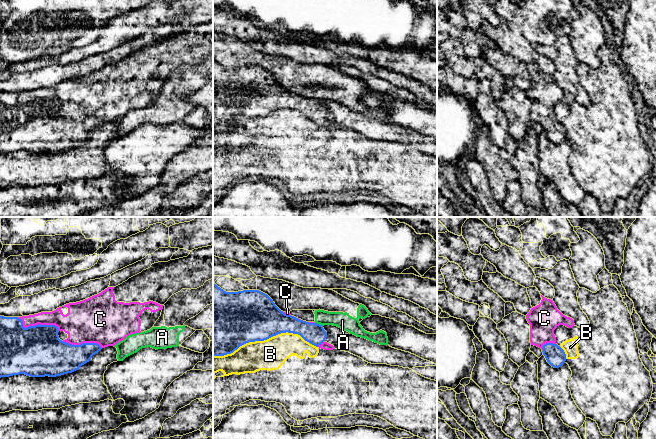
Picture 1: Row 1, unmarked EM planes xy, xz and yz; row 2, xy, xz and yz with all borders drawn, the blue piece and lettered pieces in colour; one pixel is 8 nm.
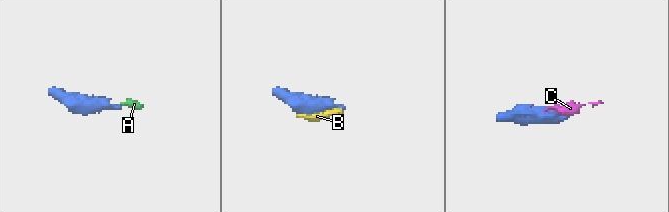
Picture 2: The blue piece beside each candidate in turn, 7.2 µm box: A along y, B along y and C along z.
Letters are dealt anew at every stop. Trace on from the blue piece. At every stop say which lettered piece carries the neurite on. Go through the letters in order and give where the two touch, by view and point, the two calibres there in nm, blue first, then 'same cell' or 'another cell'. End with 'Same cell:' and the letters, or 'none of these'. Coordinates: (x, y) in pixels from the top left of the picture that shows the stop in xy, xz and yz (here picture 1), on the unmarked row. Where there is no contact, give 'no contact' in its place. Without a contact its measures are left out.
A: xz (319, 100) | 170/130 nm | another cell
B: xz (265, 115) | 420/240 nm | another cell
C: xy (37, 101) | 420/150 nm | same cell
Same cell: C

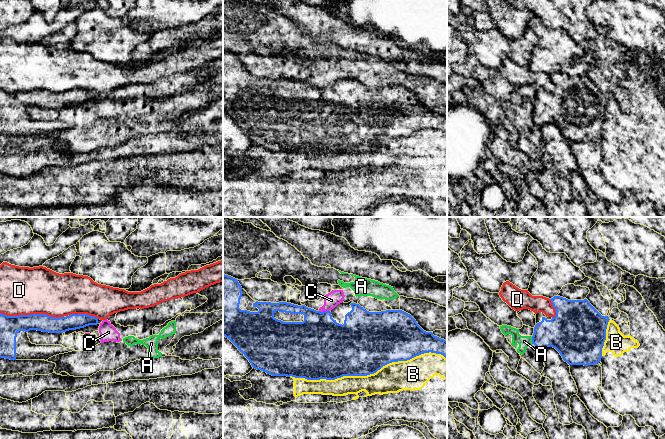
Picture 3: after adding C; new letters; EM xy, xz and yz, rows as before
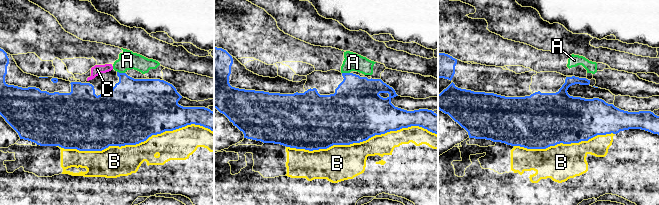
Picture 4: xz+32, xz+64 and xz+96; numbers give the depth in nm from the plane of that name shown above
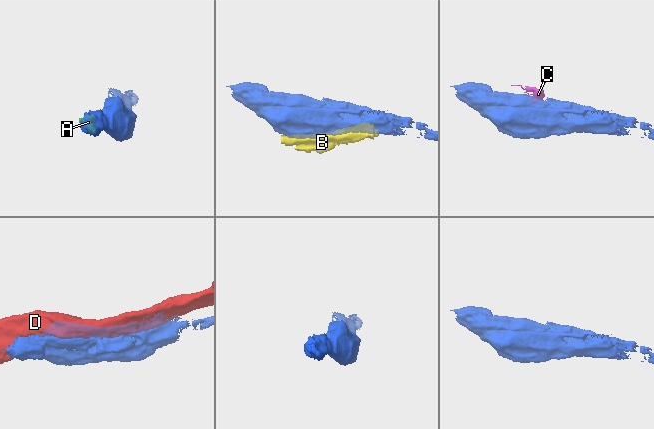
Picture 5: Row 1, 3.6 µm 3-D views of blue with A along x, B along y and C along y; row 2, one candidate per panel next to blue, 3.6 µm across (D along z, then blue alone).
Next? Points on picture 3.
A: yz (532, 116) | 280/100 nm | another cell
B: xz (367, 150) | 460/240 nm | another cell
C: xz (324, 87) | 420/120 nm | another cell
D: xy (32, 90) | 160/380 nm | another cell
Same cell: none of these

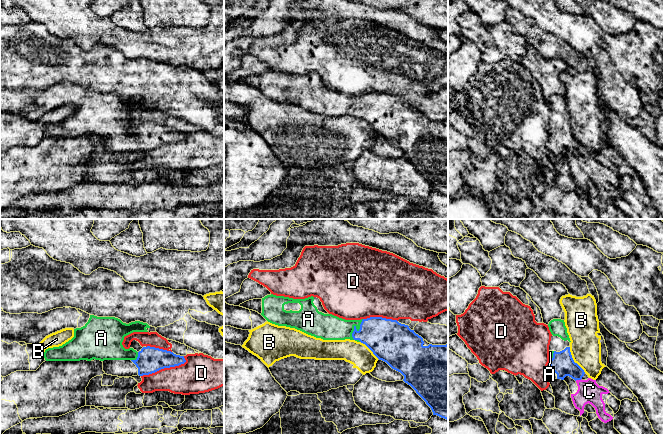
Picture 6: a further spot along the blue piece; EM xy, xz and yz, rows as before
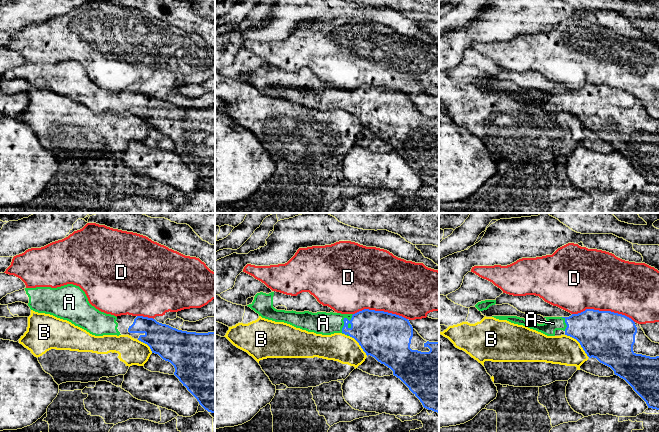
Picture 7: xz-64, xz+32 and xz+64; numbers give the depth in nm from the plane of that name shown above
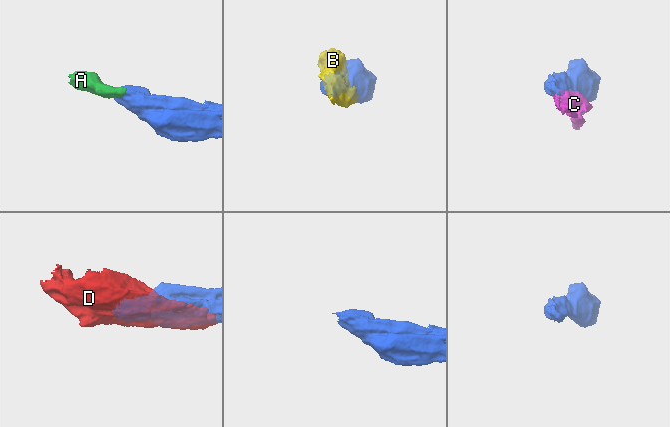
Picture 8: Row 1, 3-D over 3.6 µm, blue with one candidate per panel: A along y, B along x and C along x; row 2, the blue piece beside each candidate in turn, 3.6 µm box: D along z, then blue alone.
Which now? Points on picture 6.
A: xz (355, 104) | 300/200 nm | same cell
B: yz (573, 136) | 190/260 nm | another cell
C: yz (578, 155) | 190/180 nm | another cell
D: xy (163, 144) | 200/260 nm | another cell
Same cell: A

